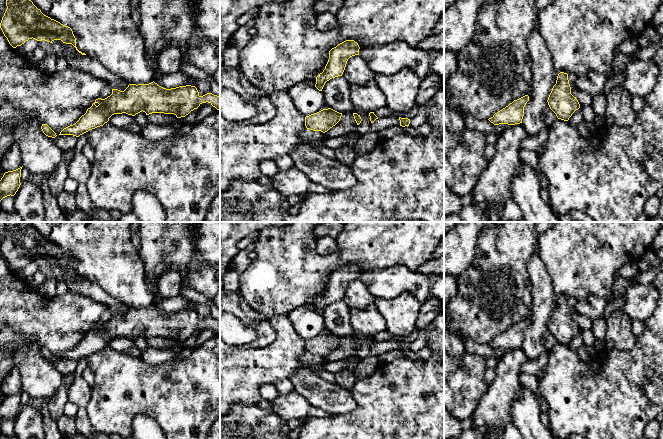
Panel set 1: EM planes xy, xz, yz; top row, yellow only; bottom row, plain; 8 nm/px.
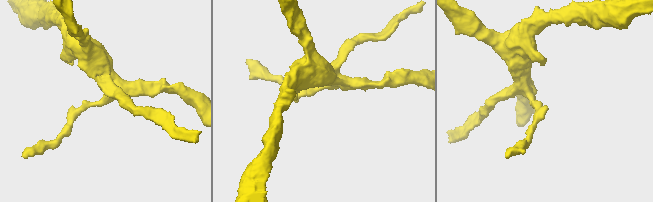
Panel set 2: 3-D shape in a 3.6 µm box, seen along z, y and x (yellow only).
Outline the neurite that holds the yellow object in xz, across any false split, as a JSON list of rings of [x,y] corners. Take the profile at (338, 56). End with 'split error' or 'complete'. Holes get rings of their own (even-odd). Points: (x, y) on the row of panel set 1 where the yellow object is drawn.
[[[346,40],[329,51],[325,69],[316,77],[315,87],[322,91],[325,83],[332,78],[342,76],[350,57],[359,55],[359,45],[354,40]]]; complete

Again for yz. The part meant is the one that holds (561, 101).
[[[567,73],[558,74],[547,102],[557,118],[564,121],[568,121],[572,114],[580,108],[578,100],[571,94]]]; complete

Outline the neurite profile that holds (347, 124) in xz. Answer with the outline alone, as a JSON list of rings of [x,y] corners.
[[[352,112],[342,113],[340,121],[327,131],[329,138],[339,137],[356,132],[357,123]]]

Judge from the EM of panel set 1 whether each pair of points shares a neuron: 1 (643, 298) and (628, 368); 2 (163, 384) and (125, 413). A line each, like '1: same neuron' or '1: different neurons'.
1: different neurons
2: same neuron

